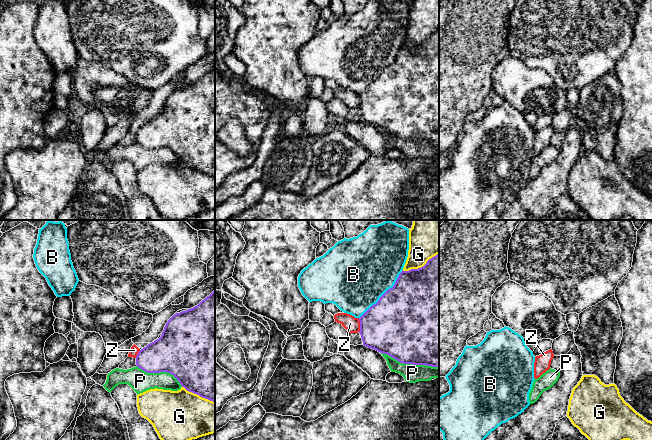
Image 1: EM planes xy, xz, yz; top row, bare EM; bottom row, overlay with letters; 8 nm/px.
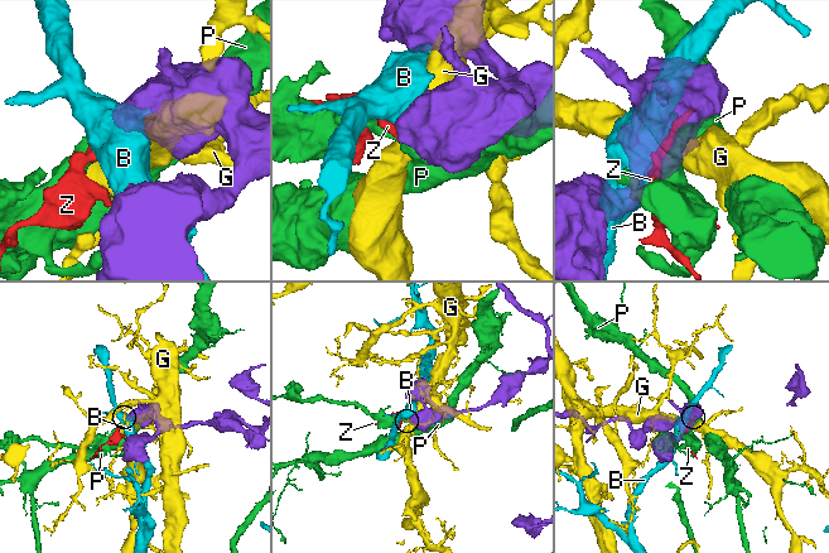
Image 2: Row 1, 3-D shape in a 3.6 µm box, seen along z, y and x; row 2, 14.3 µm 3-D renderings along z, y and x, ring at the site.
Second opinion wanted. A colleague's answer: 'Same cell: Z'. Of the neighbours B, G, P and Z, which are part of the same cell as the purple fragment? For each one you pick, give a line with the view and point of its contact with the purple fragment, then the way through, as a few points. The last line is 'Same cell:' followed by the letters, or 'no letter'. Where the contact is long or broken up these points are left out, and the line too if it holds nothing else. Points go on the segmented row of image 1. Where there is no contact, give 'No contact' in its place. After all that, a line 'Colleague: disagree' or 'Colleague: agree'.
Same cell: no letter
Colleague: disagree

